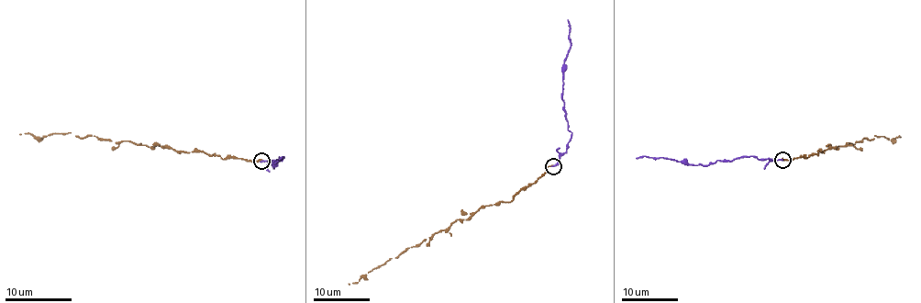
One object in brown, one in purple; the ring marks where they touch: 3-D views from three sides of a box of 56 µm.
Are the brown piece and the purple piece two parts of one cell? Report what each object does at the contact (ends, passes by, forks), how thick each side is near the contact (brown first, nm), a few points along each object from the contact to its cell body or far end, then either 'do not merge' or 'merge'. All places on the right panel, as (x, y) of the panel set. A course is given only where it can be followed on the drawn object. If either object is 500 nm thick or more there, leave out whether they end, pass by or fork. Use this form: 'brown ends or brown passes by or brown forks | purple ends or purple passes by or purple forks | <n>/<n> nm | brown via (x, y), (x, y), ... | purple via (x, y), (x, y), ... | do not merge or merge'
brown ends | purple ends | 220/220 nm | brown via (782, 160), (818, 154), (817, 151), (855, 144), (863, 139), (871, 140), (875, 136), (890, 140), (900, 137) | purple via (782, 160), (752, 155), (731, 161), (717, 160), (707, 165), (683, 164), (662, 157), (636, 158) | merge

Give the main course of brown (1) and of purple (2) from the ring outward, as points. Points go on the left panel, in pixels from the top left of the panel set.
1: (260, 161), (177, 151), (159, 144), (79, 138), (71, 133), (39, 138), (31, 133), (19, 134)
2: (262, 161), (279, 161), (283, 156), (279, 158), (277, 162), (273, 161), (273, 168), (279, 160)

